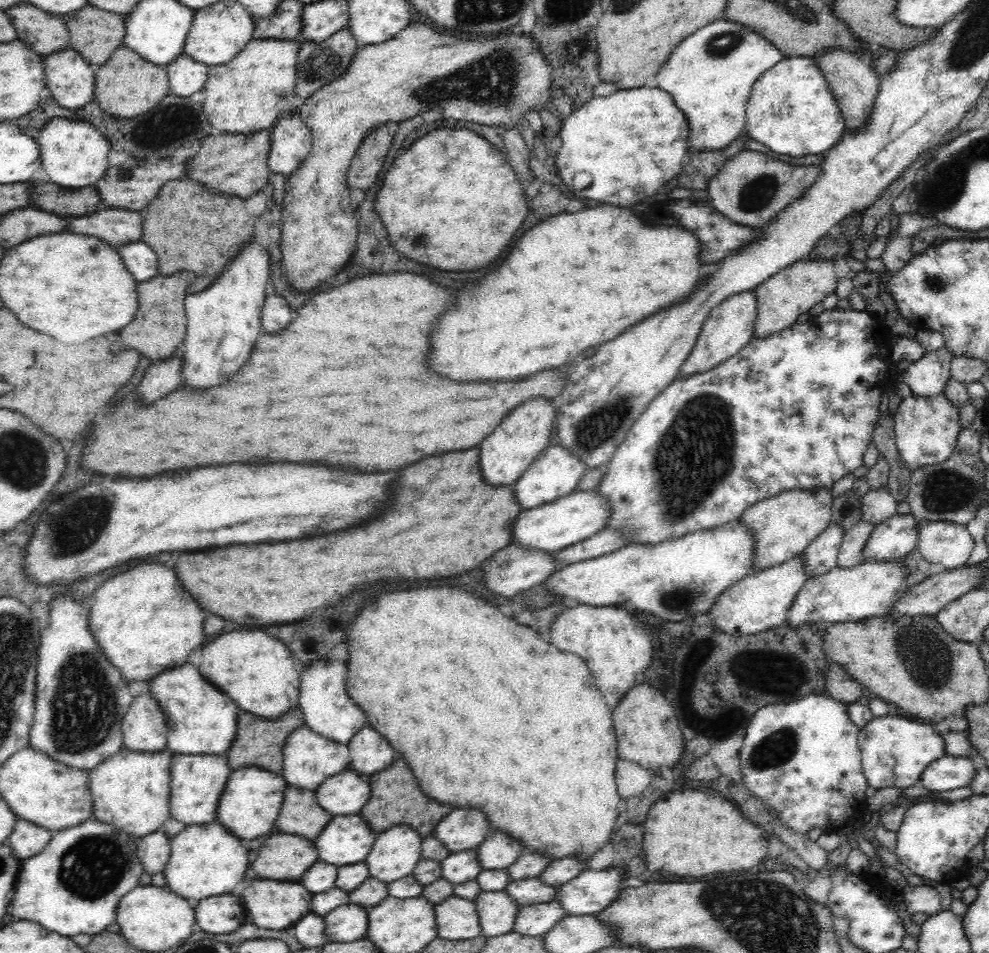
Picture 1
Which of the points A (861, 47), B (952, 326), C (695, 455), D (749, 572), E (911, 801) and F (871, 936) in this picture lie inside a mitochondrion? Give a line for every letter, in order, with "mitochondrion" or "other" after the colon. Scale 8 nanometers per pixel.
A: other
B: other
C: mitochondrion
D: other
E: other
F: other

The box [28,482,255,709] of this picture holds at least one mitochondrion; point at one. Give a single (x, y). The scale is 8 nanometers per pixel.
(70, 524)

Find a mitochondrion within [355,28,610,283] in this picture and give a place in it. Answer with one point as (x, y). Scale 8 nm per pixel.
(495, 80)

